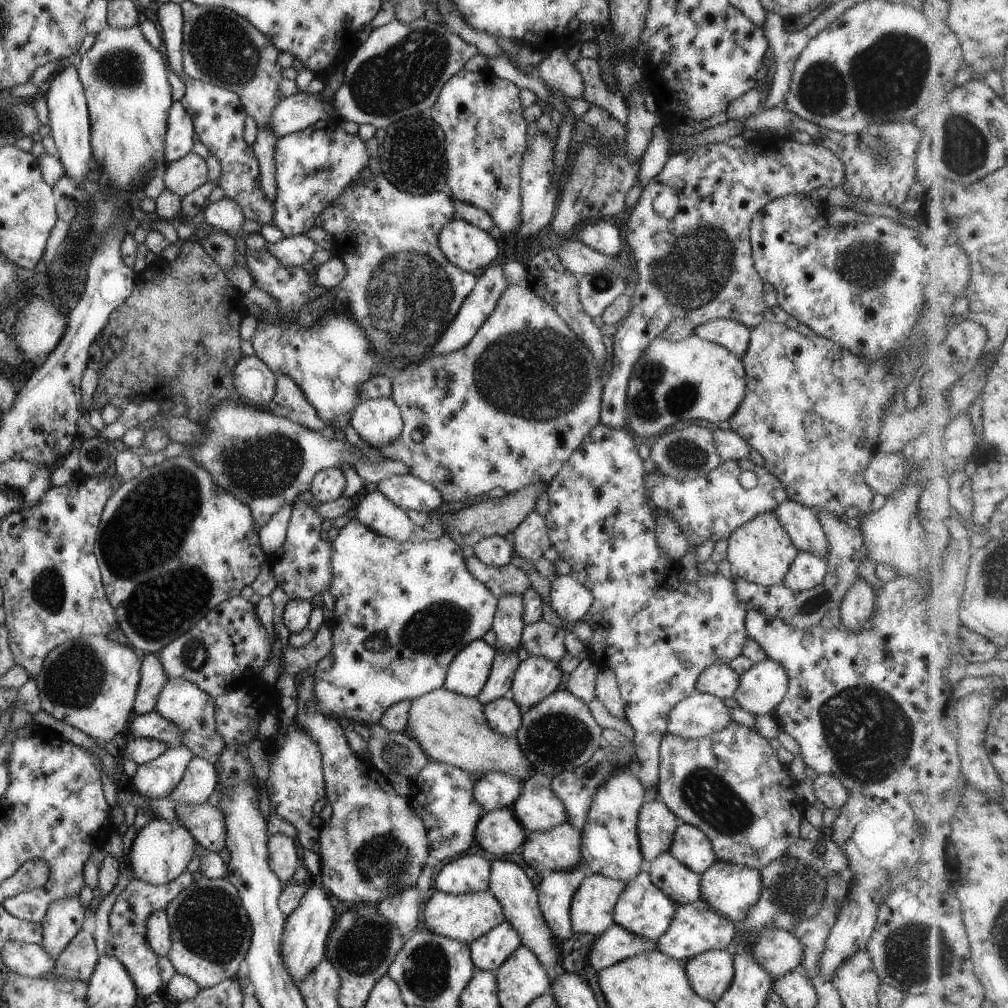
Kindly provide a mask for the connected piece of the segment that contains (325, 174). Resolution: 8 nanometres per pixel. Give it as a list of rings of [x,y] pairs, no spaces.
[[[332,117],[279,138],[274,156],[278,192],[273,204],[272,226],[280,229],[285,237],[305,233],[314,227],[314,218],[322,208],[328,208],[370,164],[366,141],[346,133],[340,120]]]

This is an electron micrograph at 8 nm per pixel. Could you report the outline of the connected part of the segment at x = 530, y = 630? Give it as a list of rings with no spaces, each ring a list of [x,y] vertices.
[[[543,620],[525,625],[521,635],[521,648],[524,656],[542,656],[556,664],[566,656],[564,646],[566,631]]]

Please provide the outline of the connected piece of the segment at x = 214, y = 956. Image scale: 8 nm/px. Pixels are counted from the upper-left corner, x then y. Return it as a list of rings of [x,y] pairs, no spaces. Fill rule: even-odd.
[[[202,877],[186,886],[165,909],[171,927],[172,945],[167,958],[174,969],[194,980],[201,988],[216,986],[222,980],[235,979],[240,963],[245,960],[253,936],[253,925],[244,909],[240,894],[230,880]]]

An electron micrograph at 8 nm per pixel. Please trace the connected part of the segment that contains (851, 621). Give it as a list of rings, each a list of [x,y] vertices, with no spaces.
[[[858,578],[846,592],[839,608],[842,628],[858,632],[870,622],[875,608],[876,600],[872,586],[864,578]]]

